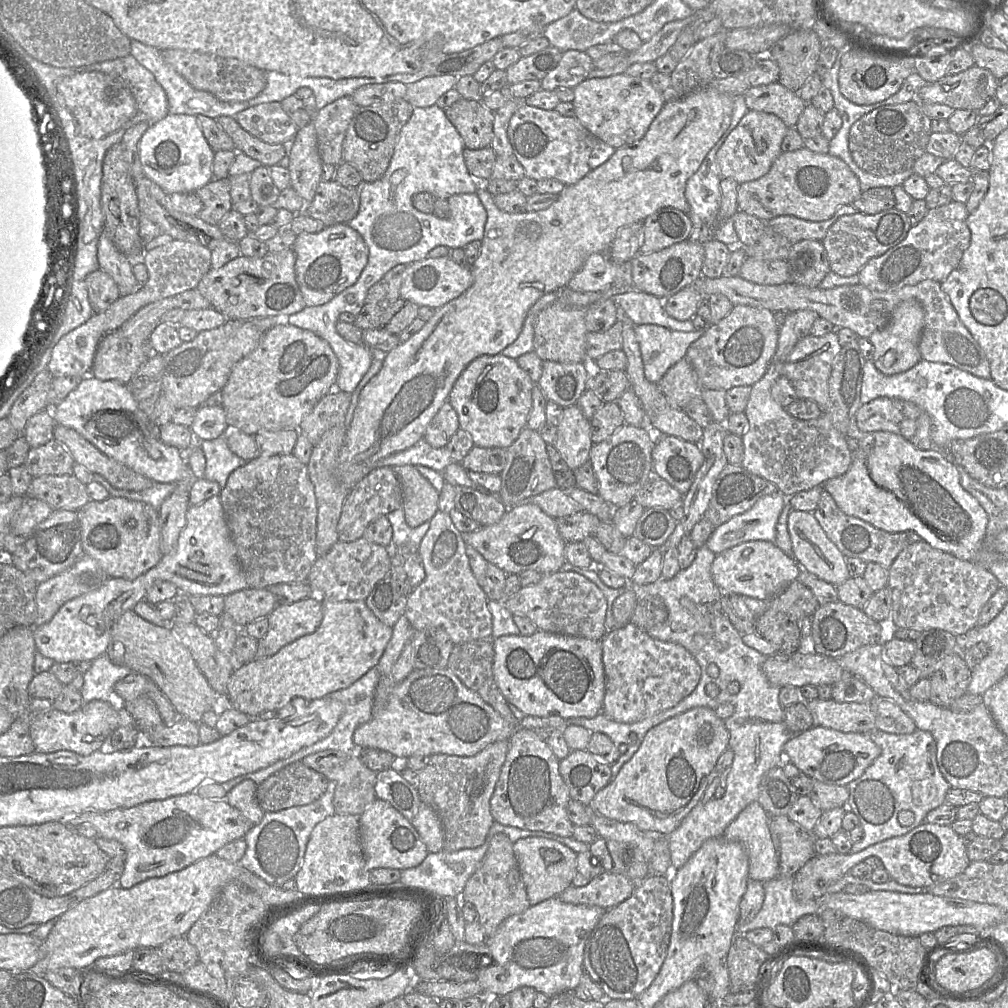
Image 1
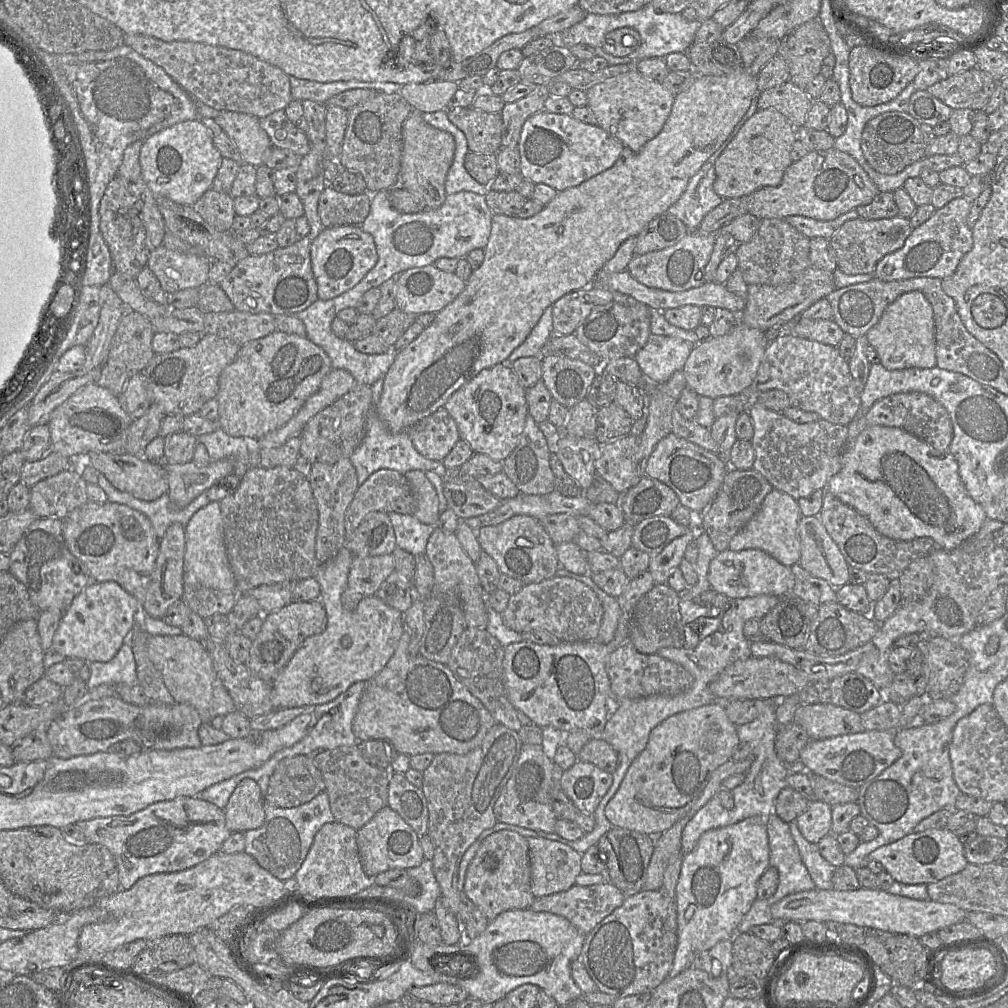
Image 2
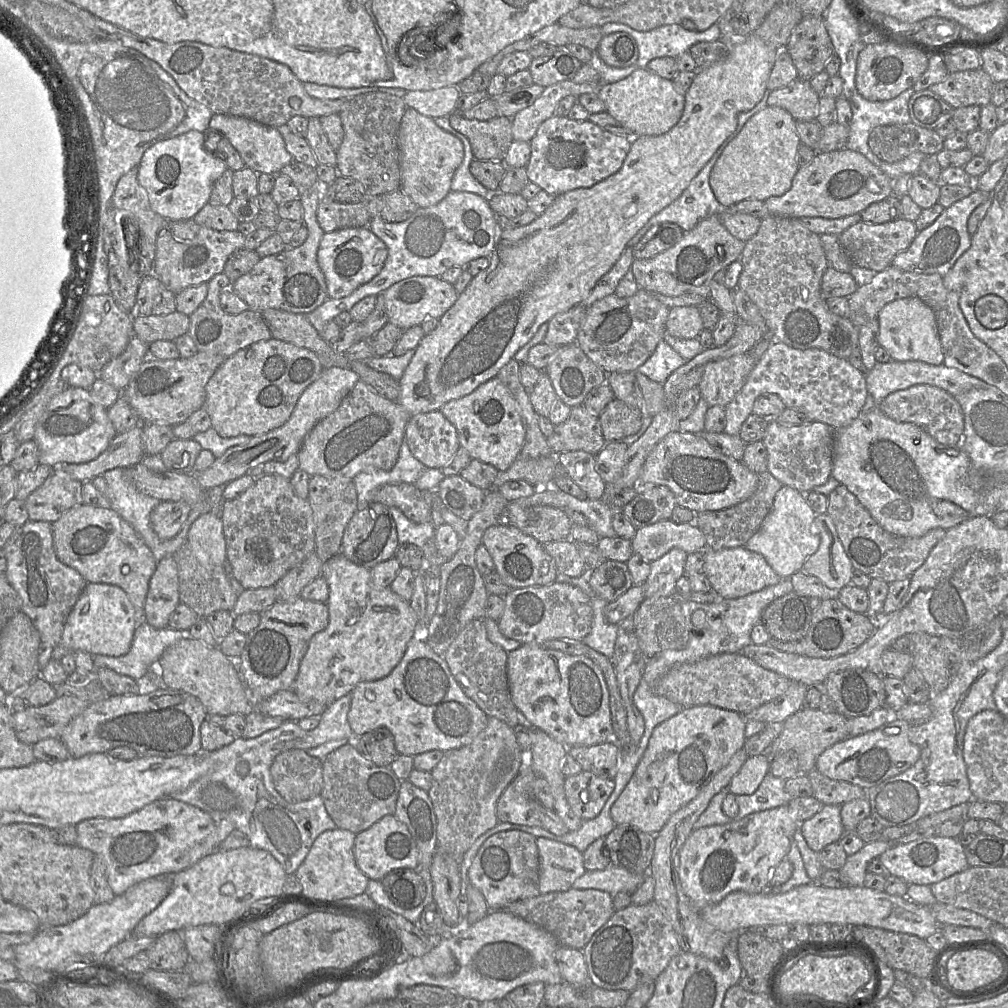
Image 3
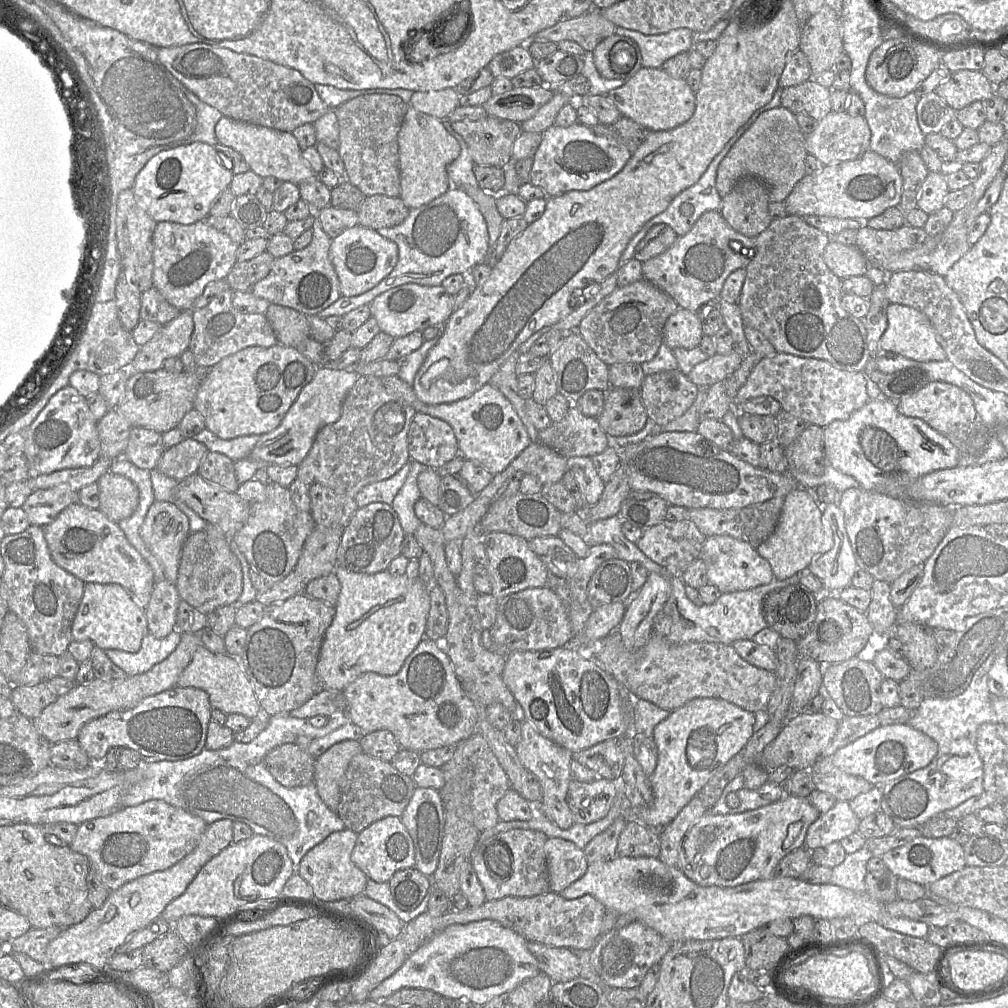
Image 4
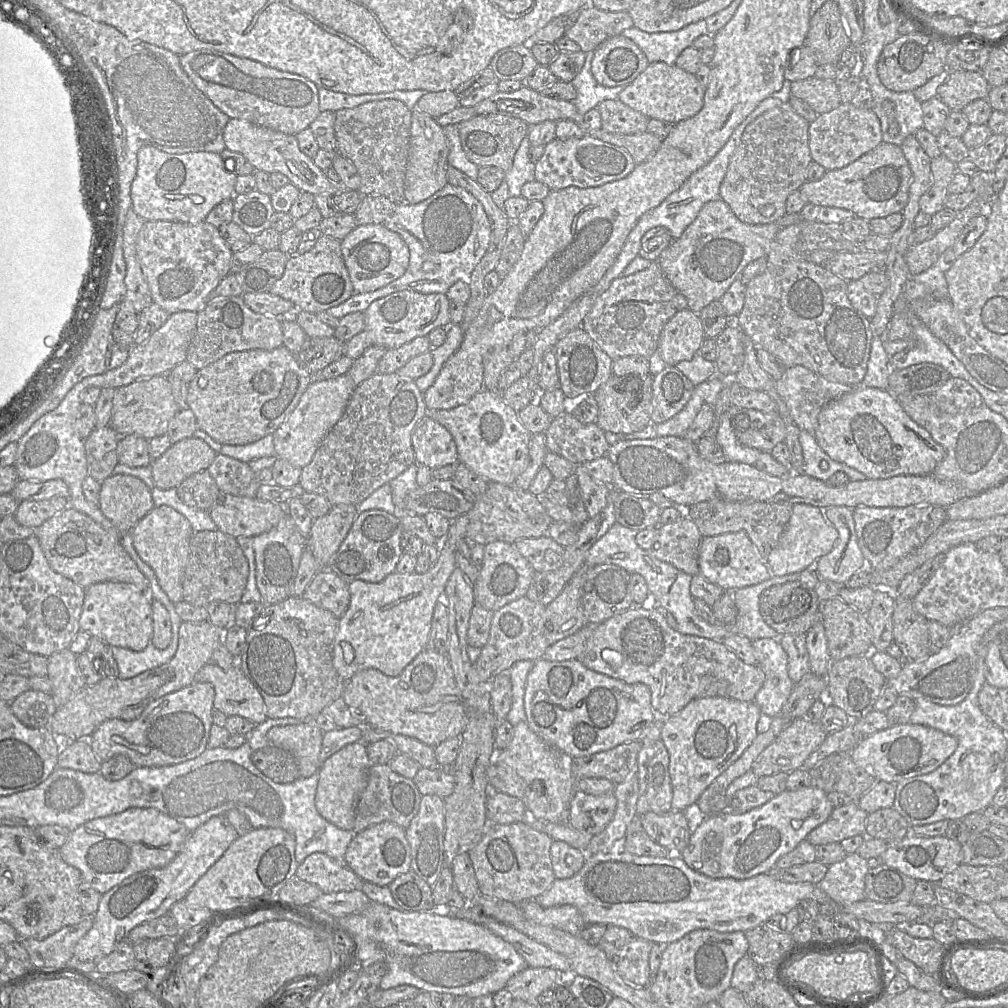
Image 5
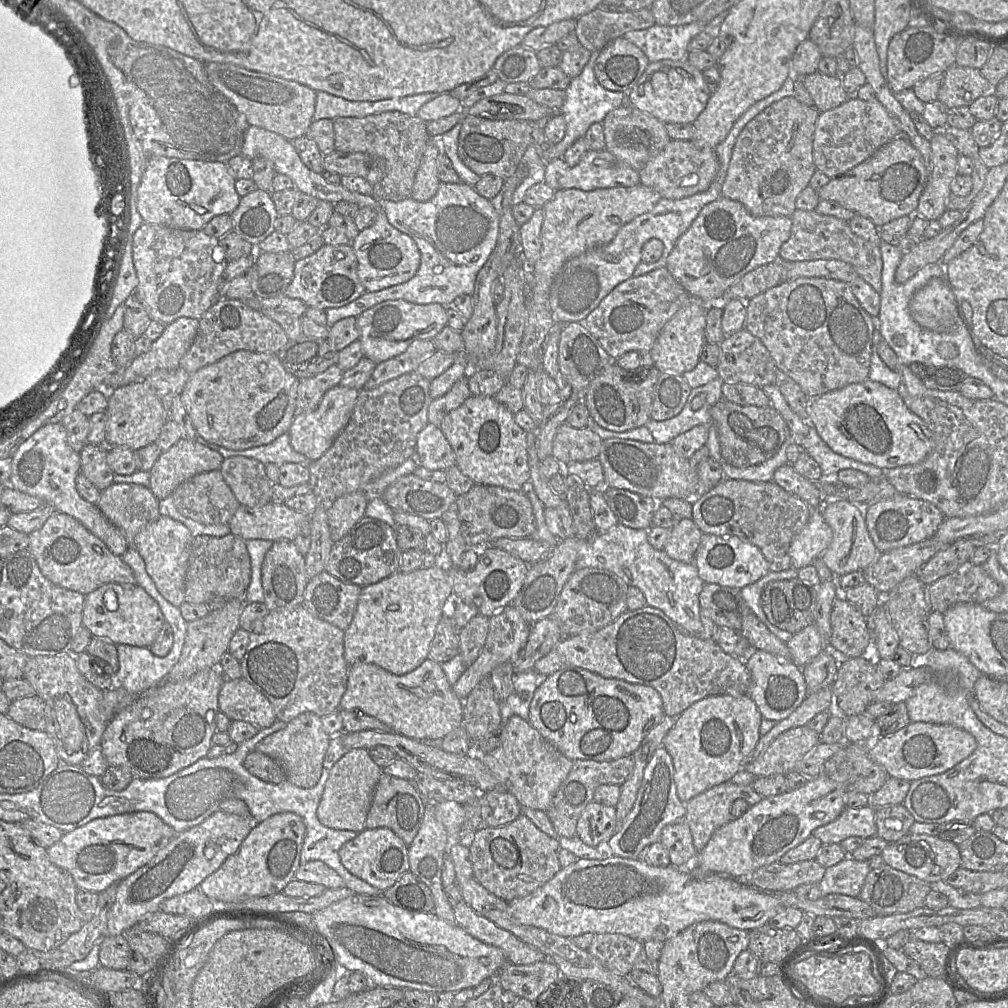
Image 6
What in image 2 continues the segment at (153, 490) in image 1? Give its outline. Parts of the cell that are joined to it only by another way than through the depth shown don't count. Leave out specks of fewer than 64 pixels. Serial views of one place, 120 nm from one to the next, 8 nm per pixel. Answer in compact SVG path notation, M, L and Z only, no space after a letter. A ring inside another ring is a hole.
M99 472L98 485L105 491L108 501L124 504L146 515L154 529L155 535L161 540L167 528L173 523L186 526L191 517L211 501L205 492L197 496L187 507L177 509L170 500L168 493L153 501L144 501L116 489L109 480Z

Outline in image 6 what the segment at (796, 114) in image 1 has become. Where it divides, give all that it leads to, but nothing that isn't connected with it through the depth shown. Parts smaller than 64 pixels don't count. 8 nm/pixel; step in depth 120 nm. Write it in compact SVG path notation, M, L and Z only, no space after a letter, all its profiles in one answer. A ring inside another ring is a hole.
M817 71L796 78L802 78L803 85L814 102L813 107L820 113L832 110L849 99L842 85L842 76L827 76Z

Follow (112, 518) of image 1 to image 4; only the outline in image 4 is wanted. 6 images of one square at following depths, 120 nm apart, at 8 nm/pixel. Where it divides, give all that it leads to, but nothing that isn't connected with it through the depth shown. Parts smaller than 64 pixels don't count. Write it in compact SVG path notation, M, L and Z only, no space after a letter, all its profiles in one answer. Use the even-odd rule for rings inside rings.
M80 502L65 508L56 519L44 528L53 561L84 583L119 584L146 610L155 584L154 572L143 556L130 544L119 524L108 519L100 509L91 509Z

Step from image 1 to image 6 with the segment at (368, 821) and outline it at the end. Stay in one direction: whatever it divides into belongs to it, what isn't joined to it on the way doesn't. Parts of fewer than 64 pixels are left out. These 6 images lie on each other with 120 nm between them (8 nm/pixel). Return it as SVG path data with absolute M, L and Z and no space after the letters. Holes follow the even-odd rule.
M366 828L342 845L339 857L343 866L351 874L384 891L391 887L403 873L410 870L408 847L390 828Z

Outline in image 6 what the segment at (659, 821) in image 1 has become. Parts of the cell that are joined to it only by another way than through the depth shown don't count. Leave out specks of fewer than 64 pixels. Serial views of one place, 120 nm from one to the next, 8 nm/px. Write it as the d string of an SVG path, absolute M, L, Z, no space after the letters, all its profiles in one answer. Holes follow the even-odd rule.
M747 694L707 696L675 718L662 746L672 758L676 791L683 803L715 785L730 781L746 765L745 758L760 738L762 718L756 703Z

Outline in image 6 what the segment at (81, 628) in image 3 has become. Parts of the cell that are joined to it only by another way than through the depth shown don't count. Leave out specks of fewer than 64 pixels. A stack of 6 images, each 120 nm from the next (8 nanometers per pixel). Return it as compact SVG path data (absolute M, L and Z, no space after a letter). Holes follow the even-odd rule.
M105 584L85 595L82 624L93 637L119 645L150 647L158 637L164 615L158 603L139 585Z

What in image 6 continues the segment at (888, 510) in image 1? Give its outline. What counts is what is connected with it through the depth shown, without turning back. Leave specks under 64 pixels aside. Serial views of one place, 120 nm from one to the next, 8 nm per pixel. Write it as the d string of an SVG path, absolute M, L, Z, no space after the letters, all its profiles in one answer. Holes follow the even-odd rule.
M870 379L810 399L808 414L809 424L831 450L882 470L920 463L934 448L931 431L907 407L897 389Z

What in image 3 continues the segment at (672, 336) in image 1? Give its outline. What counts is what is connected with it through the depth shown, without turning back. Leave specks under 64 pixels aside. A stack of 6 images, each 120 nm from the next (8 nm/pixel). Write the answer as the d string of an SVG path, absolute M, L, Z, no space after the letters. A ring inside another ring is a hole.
M664 340L660 341L654 353L638 367L637 371L650 380L663 384L669 376L686 361Z

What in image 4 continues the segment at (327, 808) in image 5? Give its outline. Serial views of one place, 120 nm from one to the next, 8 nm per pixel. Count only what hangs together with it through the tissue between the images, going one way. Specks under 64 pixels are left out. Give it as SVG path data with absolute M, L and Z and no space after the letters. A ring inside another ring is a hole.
M357 740L334 744L316 758L314 782L326 806L336 812L341 799L342 778L351 759L363 752Z

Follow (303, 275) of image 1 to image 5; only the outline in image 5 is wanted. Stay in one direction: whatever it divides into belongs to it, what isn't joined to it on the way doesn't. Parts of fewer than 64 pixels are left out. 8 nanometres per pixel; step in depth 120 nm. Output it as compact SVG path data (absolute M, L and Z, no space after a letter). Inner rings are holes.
M383 224L357 226L340 243L354 294L373 292L401 277L409 265L409 249L402 237Z

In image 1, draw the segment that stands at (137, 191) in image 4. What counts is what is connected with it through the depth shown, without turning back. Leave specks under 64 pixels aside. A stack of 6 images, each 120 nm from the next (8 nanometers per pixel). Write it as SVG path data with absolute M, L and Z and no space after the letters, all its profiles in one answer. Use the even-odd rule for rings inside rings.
M169 113L151 125L139 143L139 158L145 176L166 194L192 193L207 185L212 179L214 154L193 115Z

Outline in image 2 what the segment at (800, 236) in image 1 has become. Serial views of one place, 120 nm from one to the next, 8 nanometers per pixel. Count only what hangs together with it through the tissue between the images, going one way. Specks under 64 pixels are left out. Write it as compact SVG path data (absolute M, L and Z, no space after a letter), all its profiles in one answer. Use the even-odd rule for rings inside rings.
M850 210L829 221L816 220L799 215L788 216L785 220L809 239L816 237L830 239L846 221L858 217L856 210Z

